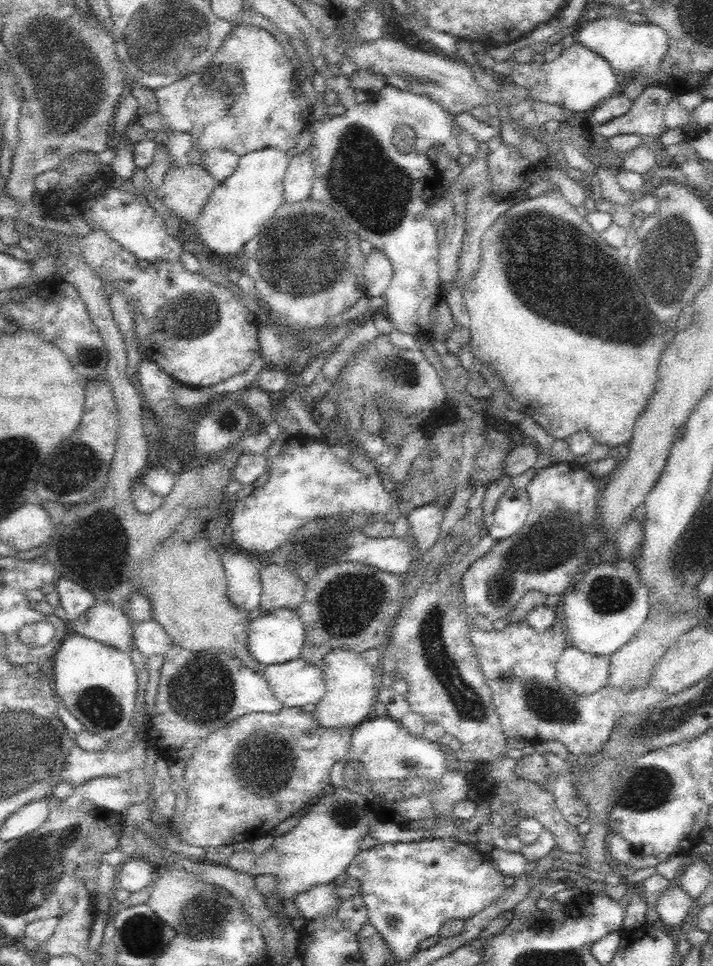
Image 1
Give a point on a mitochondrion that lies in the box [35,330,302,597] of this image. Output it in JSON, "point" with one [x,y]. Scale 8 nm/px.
{"point":[72,472]}

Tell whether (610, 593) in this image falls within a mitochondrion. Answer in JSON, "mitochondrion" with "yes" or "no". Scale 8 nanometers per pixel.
{"mitochondrion":"yes"}

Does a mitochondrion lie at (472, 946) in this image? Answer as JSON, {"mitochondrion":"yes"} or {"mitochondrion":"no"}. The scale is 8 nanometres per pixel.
{"mitochondrion":"no"}

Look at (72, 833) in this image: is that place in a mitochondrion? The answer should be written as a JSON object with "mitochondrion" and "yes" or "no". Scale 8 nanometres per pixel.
{"mitochondrion":"no"}

